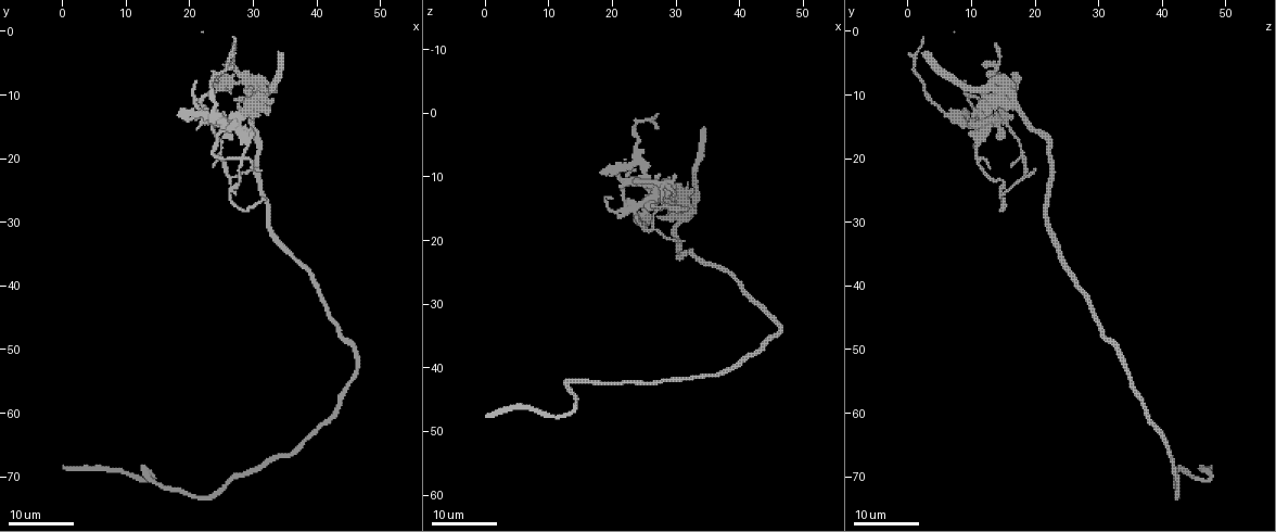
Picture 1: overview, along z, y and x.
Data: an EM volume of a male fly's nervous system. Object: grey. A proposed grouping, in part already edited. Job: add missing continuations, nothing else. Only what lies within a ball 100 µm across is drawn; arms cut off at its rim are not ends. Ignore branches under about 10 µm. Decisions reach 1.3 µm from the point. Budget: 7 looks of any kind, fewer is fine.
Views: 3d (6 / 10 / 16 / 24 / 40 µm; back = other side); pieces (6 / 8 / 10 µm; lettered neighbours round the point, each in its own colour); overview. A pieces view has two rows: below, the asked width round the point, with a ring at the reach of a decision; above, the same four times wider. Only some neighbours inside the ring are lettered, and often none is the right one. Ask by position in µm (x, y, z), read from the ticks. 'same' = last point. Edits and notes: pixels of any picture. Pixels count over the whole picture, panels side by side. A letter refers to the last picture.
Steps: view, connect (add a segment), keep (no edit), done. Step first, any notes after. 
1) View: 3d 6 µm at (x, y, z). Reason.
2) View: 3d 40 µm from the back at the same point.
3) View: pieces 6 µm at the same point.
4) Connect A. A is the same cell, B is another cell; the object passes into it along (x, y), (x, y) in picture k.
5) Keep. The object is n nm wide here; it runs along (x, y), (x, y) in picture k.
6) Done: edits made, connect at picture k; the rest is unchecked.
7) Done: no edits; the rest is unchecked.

View: 3d 16 µm at (23.5, 21.0, 16.0). Thin end.

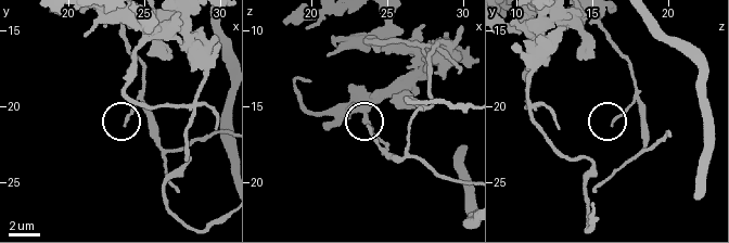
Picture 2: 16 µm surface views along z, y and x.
View: pieces 6 µm at (23.6, 21.2, 16.4).

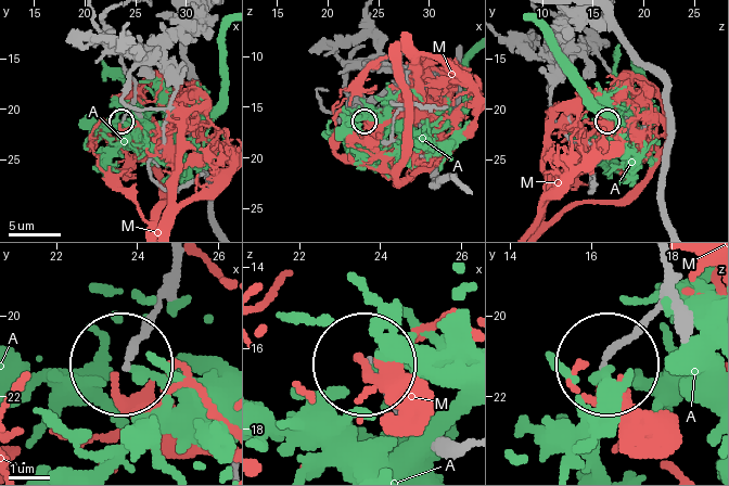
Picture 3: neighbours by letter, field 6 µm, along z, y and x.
Keep. A and M are other cells; it runs along (176, 267), (128, 357) in picture 3; no lettered segment goes on from it.

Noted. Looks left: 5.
View: 3d 16 µm at (27.5, 11.0, 16.5). Branch stops here.

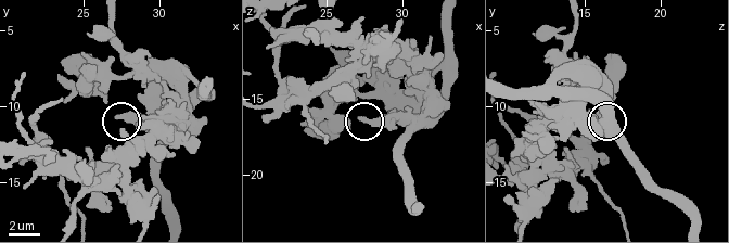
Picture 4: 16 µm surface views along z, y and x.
View: pieces 10 µm at (27.2, 10.8, 16.2).

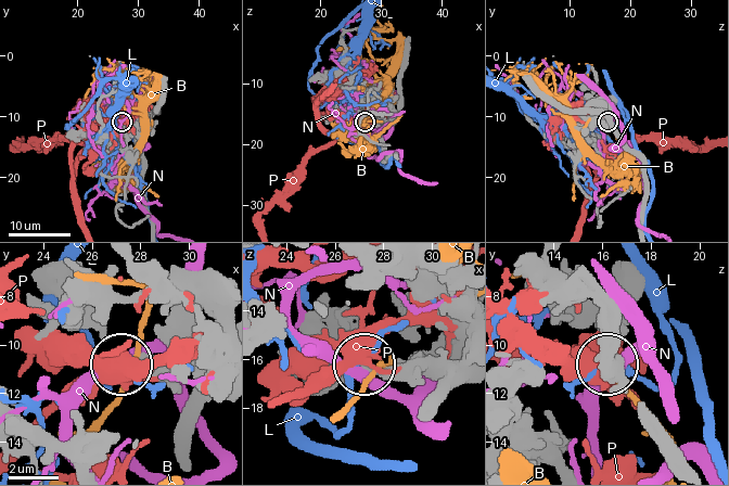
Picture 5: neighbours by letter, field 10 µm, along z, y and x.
Keep. The object is 280 nm wide here; B, L, N and P are other cells; no lettered segment goes on from it.

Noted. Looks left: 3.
View: 3d 16 µm at (32.0, 26.0, 14.5). An open end.

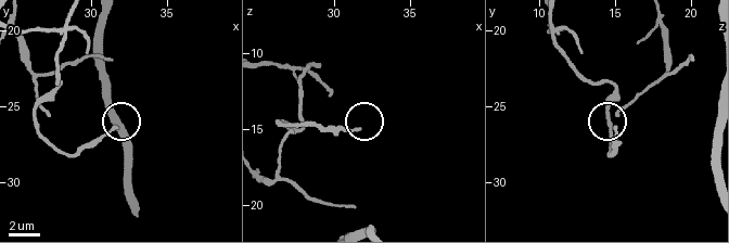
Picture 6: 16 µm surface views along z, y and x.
View: 3d 6 µm at (31.8, 26.2, 14.8).

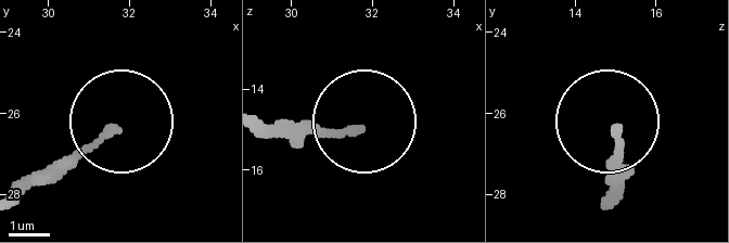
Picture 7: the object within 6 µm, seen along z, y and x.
View: pieces 6 µm at (31.60, 26.35, 15.05). See the neighbours.

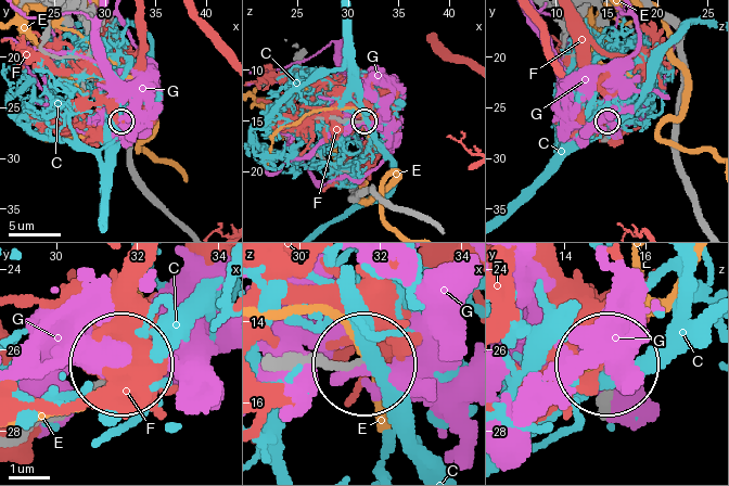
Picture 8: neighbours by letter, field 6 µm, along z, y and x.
Keep. The object is 180 nm wide here; C, E, F and G are other cells; it runs along (292, 350), (361, 361) in picture 8; none of them fits.

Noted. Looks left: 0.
Done: no edits; the rest is unchecked.

